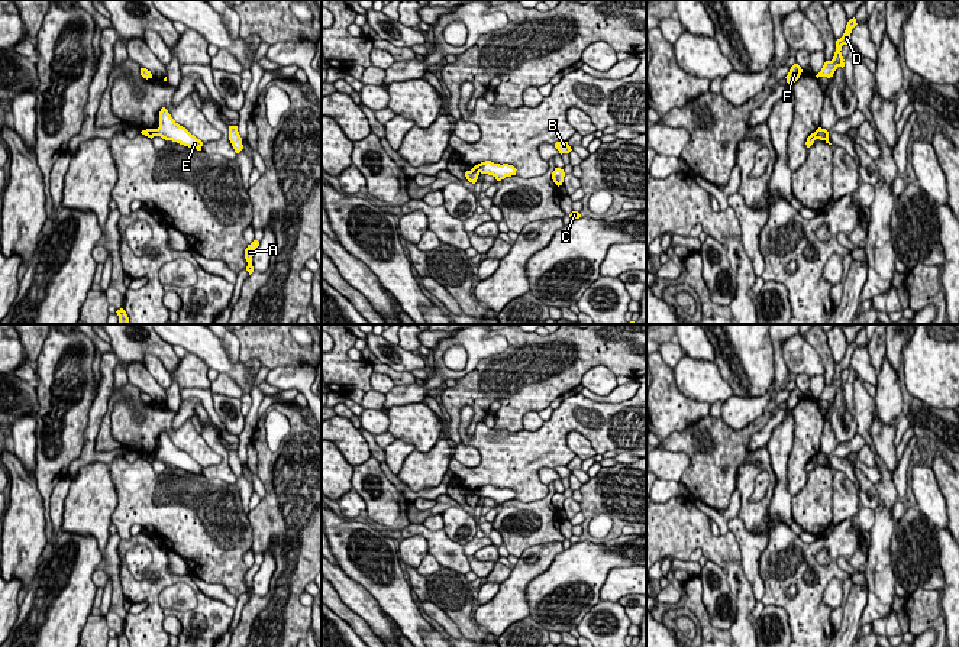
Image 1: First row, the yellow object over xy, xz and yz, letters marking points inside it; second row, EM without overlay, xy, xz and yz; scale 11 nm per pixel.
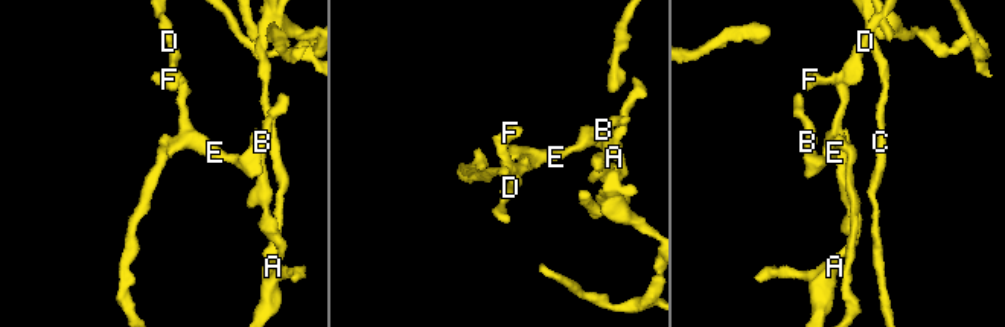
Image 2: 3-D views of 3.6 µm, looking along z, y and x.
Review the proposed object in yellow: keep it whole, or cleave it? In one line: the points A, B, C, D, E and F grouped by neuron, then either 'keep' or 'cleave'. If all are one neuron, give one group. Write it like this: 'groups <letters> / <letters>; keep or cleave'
groups A C / B D E F; cleave

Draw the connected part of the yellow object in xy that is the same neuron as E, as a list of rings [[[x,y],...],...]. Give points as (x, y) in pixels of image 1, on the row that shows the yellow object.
[[[165,107],[159,111],[159,127],[154,129],[152,136],[161,136],[165,140],[172,140],[197,151],[201,151],[203,146],[203,142],[191,135],[185,127],[180,126]]]

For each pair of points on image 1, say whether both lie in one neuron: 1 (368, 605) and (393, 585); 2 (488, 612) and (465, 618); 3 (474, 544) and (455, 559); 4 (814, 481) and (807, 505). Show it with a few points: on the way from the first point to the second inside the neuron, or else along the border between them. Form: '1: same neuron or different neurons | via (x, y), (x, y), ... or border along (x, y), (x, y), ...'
1: different neurons | border along (349, 578), (358, 582), (396, 623)
2: different neurons | border along (472, 618), (478, 624)
3: different neurons | border along (462, 546), (468, 557)
4: same neuron | via (814, 487), (813, 500)

